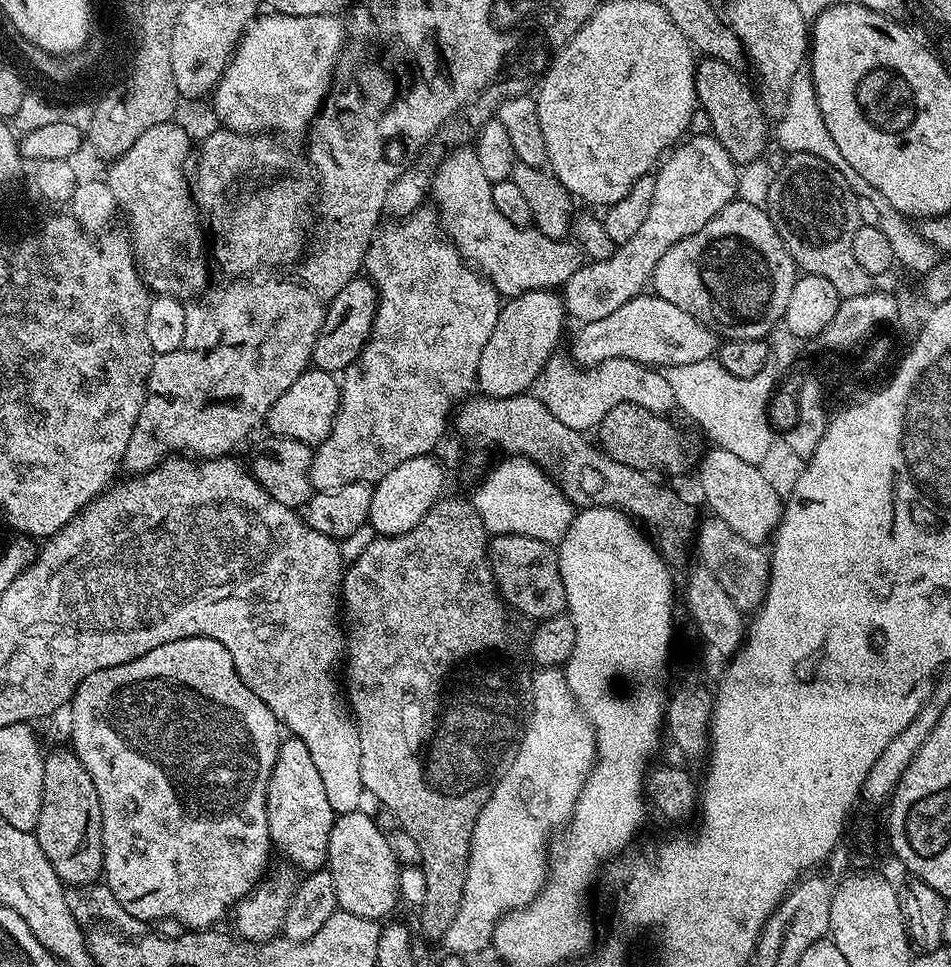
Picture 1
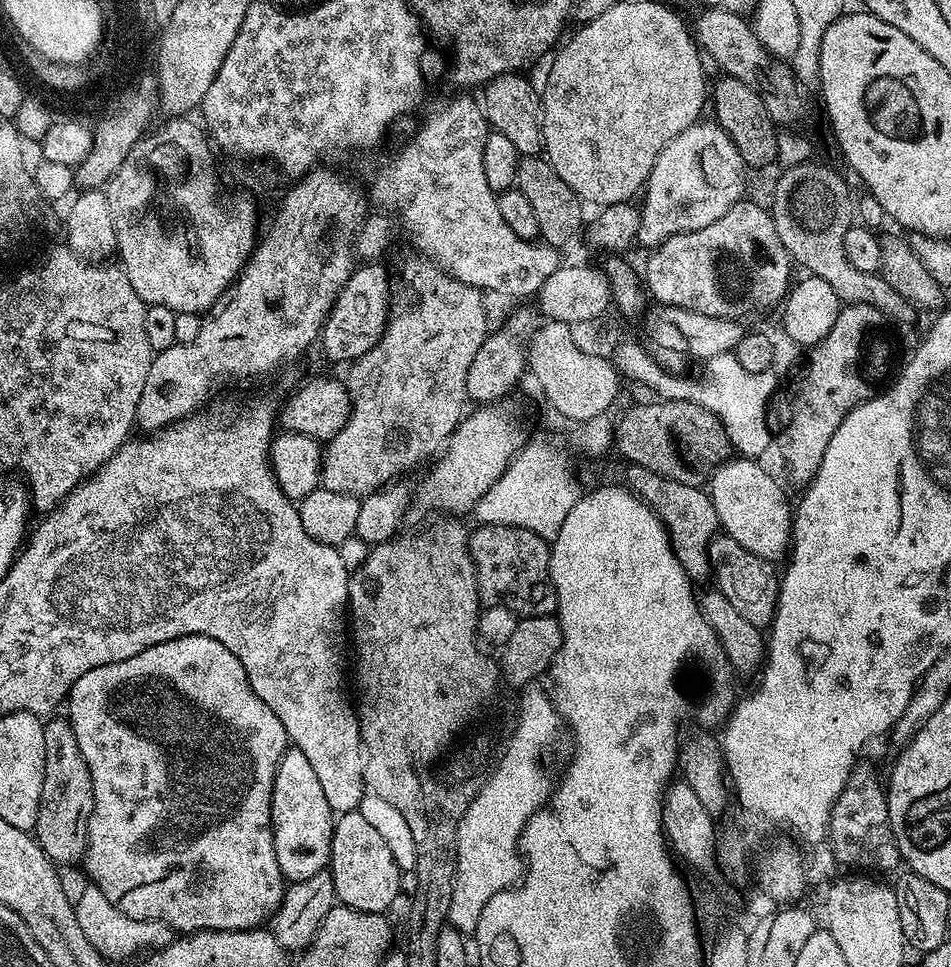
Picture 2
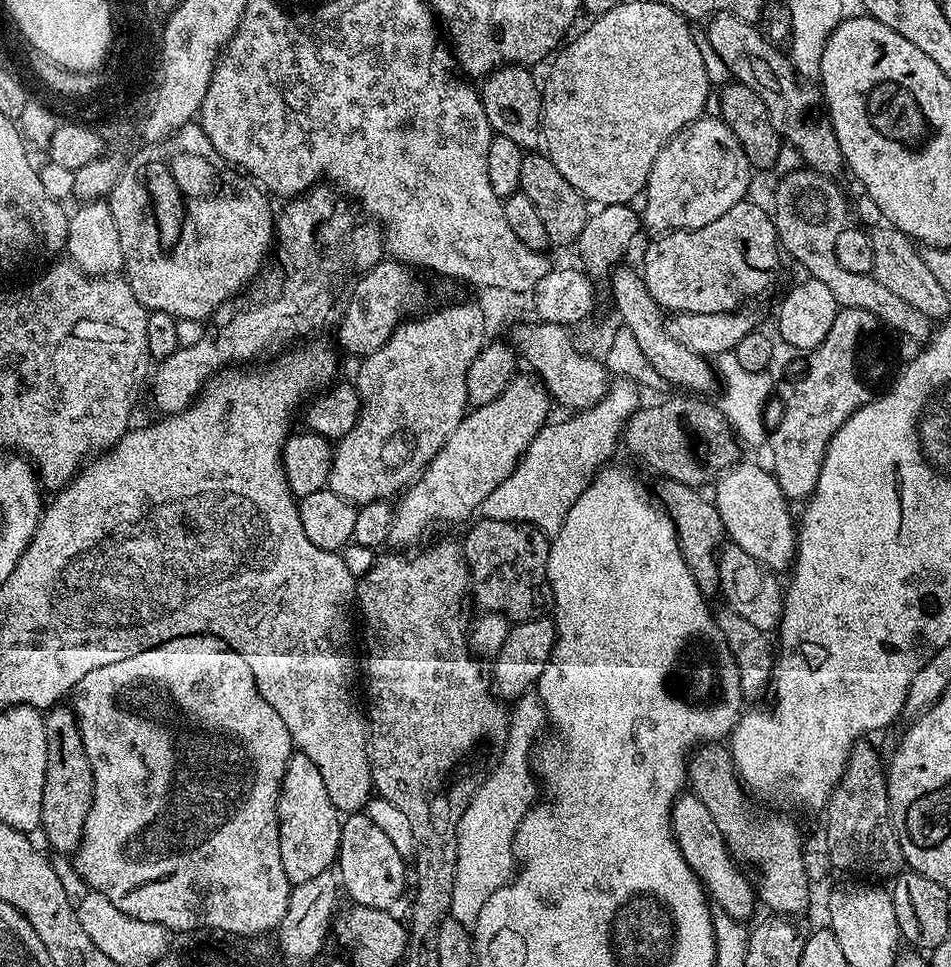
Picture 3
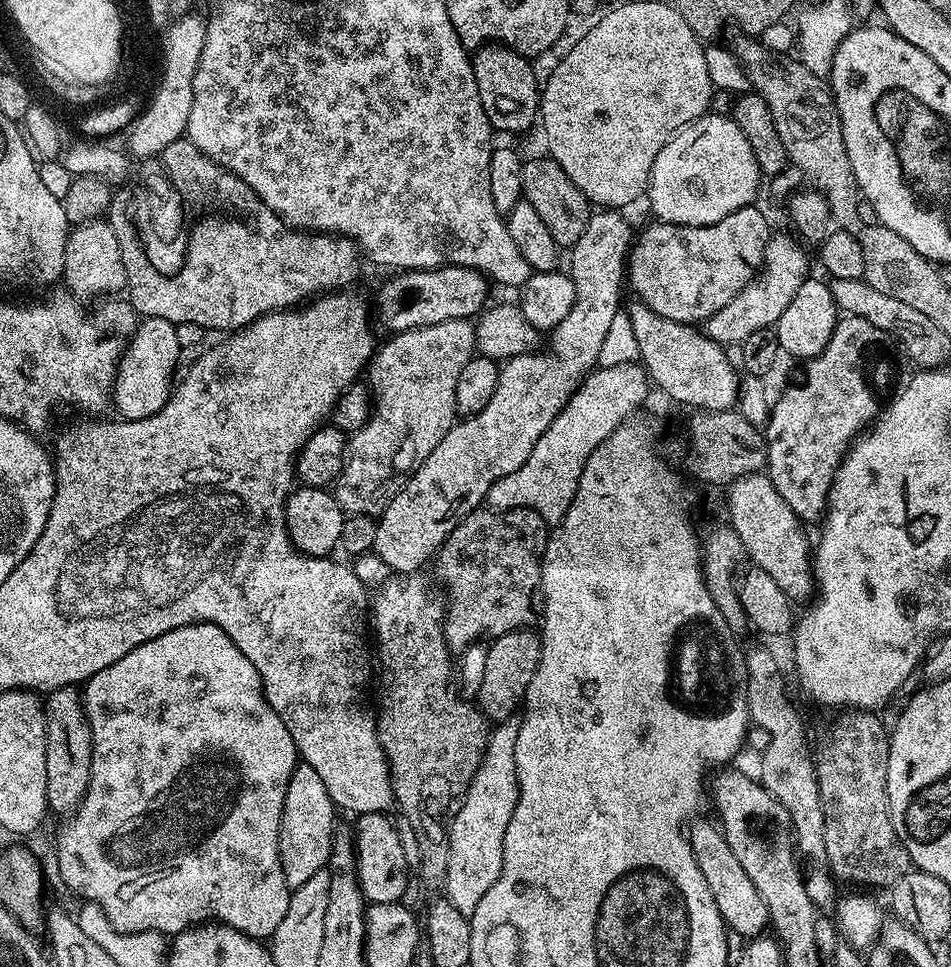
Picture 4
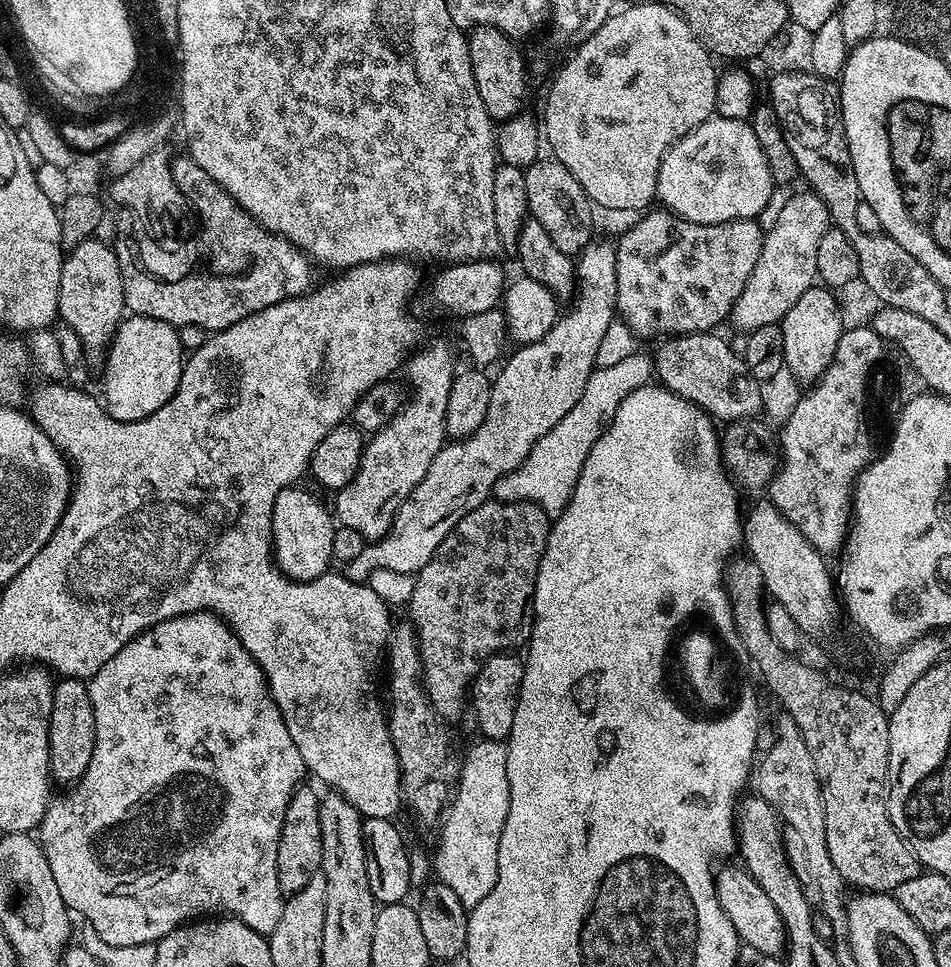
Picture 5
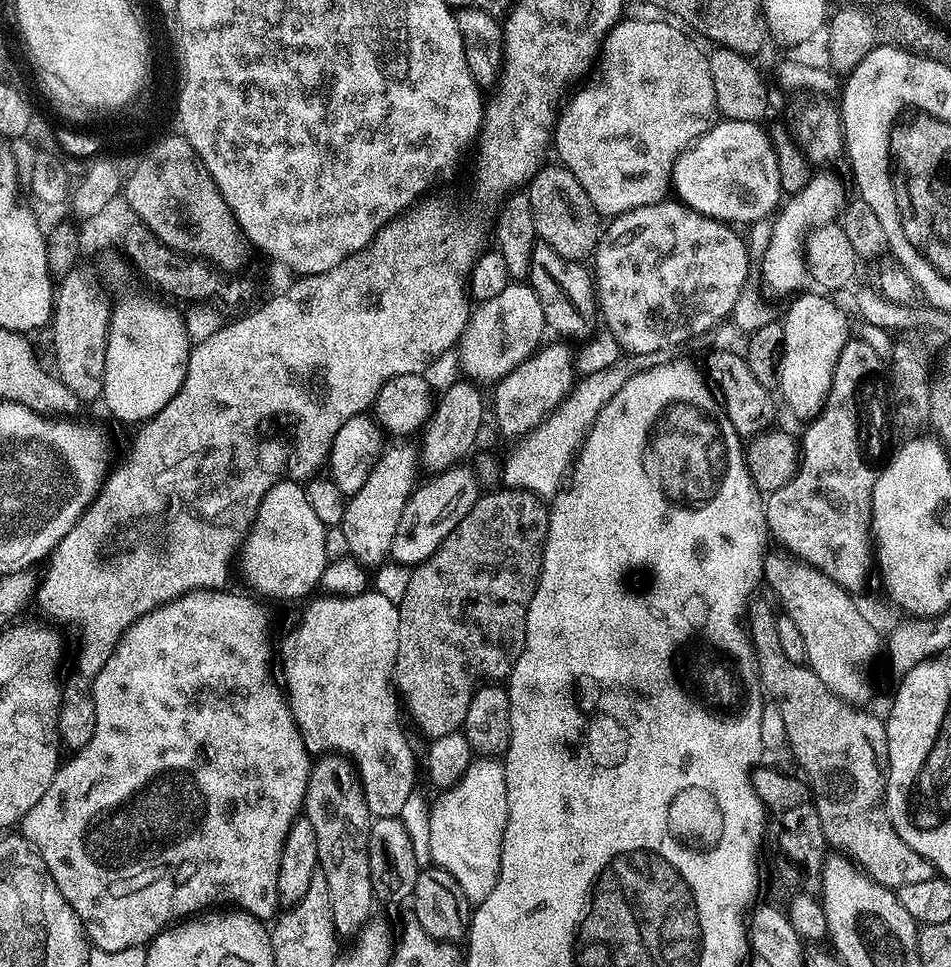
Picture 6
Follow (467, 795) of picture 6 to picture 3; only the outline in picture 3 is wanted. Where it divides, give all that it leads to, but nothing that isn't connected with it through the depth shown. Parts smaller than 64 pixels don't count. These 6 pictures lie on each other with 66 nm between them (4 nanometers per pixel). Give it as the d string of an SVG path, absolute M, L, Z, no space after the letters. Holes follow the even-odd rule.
M529 690L515 701L514 707L510 712L508 737L500 760L492 767L474 798L470 798L458 822L458 858L450 916L465 926L475 925L478 914L490 898L490 894L494 894L503 884L513 879L514 869L517 867L516 858L512 855L514 834L522 818L538 800L538 784L530 771L528 751L536 740L536 732L546 728L544 704L535 691Z

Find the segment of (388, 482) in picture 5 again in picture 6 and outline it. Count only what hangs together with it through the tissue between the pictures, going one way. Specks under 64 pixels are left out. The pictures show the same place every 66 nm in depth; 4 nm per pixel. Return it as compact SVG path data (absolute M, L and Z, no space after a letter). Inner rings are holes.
M392 442L376 457L376 464L370 470L366 482L362 482L362 490L347 497L348 505L344 508L344 517L338 520L338 527L346 534L346 542L350 555L365 566L379 566L389 559L392 543L398 530L398 522L402 522L402 510L406 510L406 502L412 496L412 489L417 487L416 460L418 464L418 448L408 442Z

